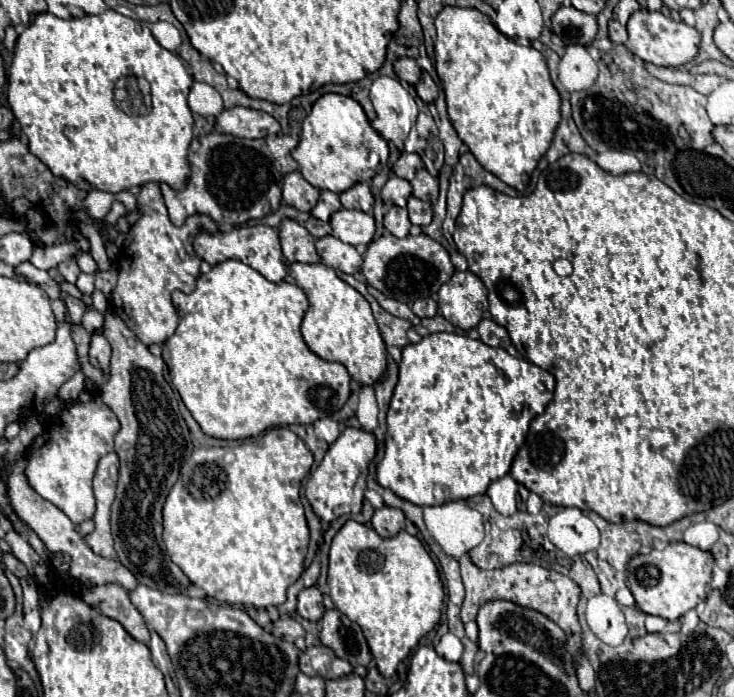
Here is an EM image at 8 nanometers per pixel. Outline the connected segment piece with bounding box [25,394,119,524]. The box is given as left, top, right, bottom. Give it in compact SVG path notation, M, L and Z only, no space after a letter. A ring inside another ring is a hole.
M83 394L79 402L71 404L61 412L61 424L49 434L49 424L43 432L27 446L27 466L25 476L29 486L63 510L75 524L89 520L95 514L95 498L93 498L93 474L97 470L97 462L103 454L113 450L113 436L117 434L117 416L103 404L97 394Z

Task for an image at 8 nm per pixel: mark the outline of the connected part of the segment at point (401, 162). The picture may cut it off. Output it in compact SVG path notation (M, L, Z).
M403 152L393 165L393 172L397 176L411 181L415 178L416 172L422 167L423 161L418 154Z

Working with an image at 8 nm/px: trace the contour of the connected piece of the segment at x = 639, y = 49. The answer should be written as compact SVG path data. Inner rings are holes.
M649 10L633 12L627 22L627 30L629 30L629 40L625 44L627 50L655 66L681 66L691 62L699 52L701 34L697 32L697 28L687 26L685 22L675 22L663 16L661 12L649 12Z

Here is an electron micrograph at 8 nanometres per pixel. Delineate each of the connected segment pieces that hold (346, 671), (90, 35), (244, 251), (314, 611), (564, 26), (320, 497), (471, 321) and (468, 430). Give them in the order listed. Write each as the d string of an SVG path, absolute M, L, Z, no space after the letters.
M311 646L299 656L299 668L307 676L321 676L325 680L335 680L353 674L353 666L347 660L333 656L331 648Z
M107 10L97 16L83 16L83 18L69 18L69 20L61 20L51 12L43 12L17 38L13 64L8 68L7 102L15 114L15 120L21 124L21 132L29 140L29 150L39 160L43 160L55 176L61 176L75 186L83 186L83 182L87 182L95 190L103 190L103 192L111 192L111 194L127 190L131 186L143 186L149 182L165 182L171 188L183 190L191 176L191 168L187 162L187 150L189 150L189 144L193 138L193 116L191 116L187 102L191 84L193 84L193 78L185 70L183 60L179 56L175 56L173 52L165 50L153 38L147 24L141 20L133 20L115 10Z
M257 224L257 226L237 226L231 232L207 232L207 230L199 230L199 234L193 240L193 248L197 252L197 256L201 260L205 260L207 264L215 266L219 262L225 260L241 260L243 264L251 266L253 270L257 270L261 276L265 276L271 282L281 282L287 276L287 268L283 262L283 252L281 252L281 242L279 242L279 234L275 228L265 226L265 224Z
M305 588L301 590L297 596L297 614L301 618L307 620L321 620L321 616L325 614L325 606L323 606L323 596L317 588Z
M561 6L551 16L551 22L553 34L563 40L563 44L581 44L589 48L597 34L597 18L573 6Z
M345 428L341 436L329 446L323 462L305 484L305 496L313 506L315 514L323 520L323 524L329 524L343 514L361 512L367 468L375 456L375 450L377 442L373 432L367 432L363 428Z
M455 272L437 294L440 314L453 326L471 330L489 310L485 286L473 272Z
M437 332L437 334L425 336L419 344L407 344L403 348L403 358L401 358L401 364L399 364L399 382L395 386L395 392L393 392L393 398L391 398L391 404L389 404L389 412L387 412L385 456L377 466L379 484L393 490L399 498L409 500L417 506L439 506L439 504L445 504L449 500L461 500L461 498L473 498L473 496L485 494L485 490L489 488L489 484L493 480L499 480L505 474L509 474L511 462L513 462L519 446L525 442L531 420L545 410L545 406L553 398L551 396L553 390L555 390L555 380L547 370L535 366L533 362L513 358L503 348L491 348L491 346L483 344L481 340L473 340L473 338L463 336L463 334Z

